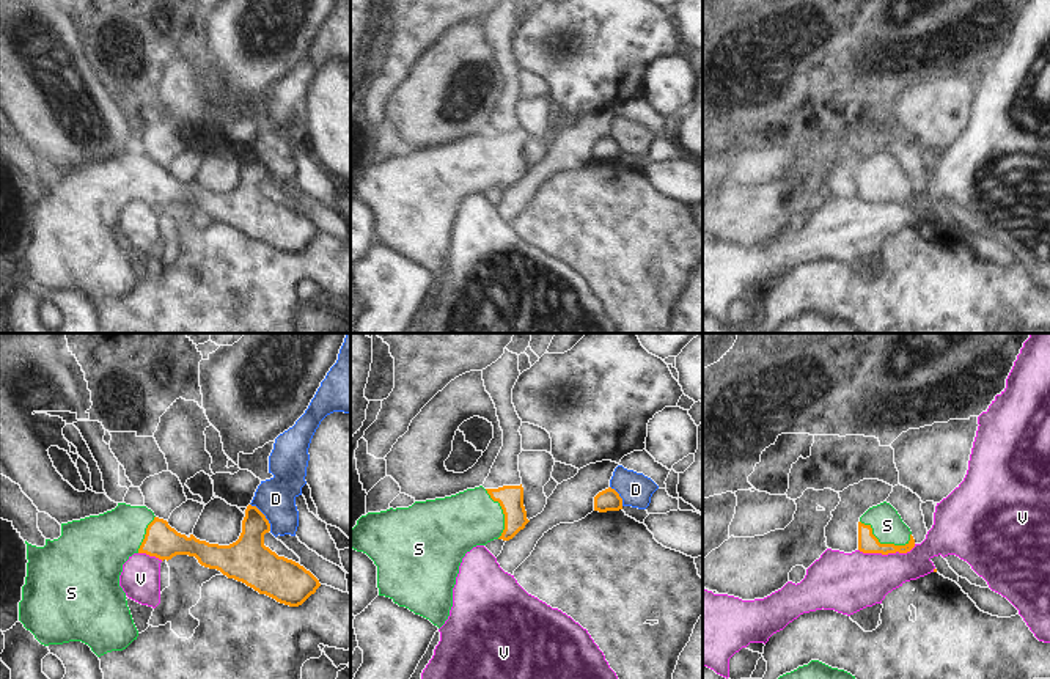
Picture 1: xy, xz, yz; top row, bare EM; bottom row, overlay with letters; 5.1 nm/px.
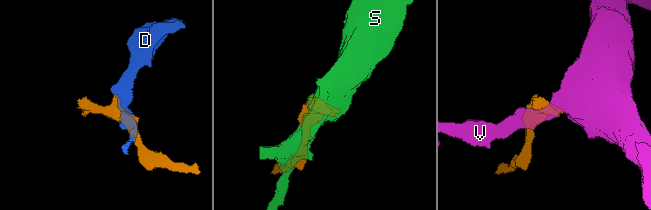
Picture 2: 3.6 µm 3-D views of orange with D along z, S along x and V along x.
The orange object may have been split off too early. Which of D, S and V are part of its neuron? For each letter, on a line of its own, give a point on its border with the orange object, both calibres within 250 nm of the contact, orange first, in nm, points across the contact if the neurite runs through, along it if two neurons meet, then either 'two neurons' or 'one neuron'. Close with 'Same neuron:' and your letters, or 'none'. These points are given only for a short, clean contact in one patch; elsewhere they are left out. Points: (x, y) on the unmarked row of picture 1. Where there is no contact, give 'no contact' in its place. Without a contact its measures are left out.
D: xy (264, 164) | 240/200 nm | two neurons
S: yz (884, 192) | 100/160 nm | across yz (868, 190), (884, 192), (884, 176), (887, 173) | one neuron
V: yz (887, 201) | 100/300 nm | two neurons
Same neuron: S

